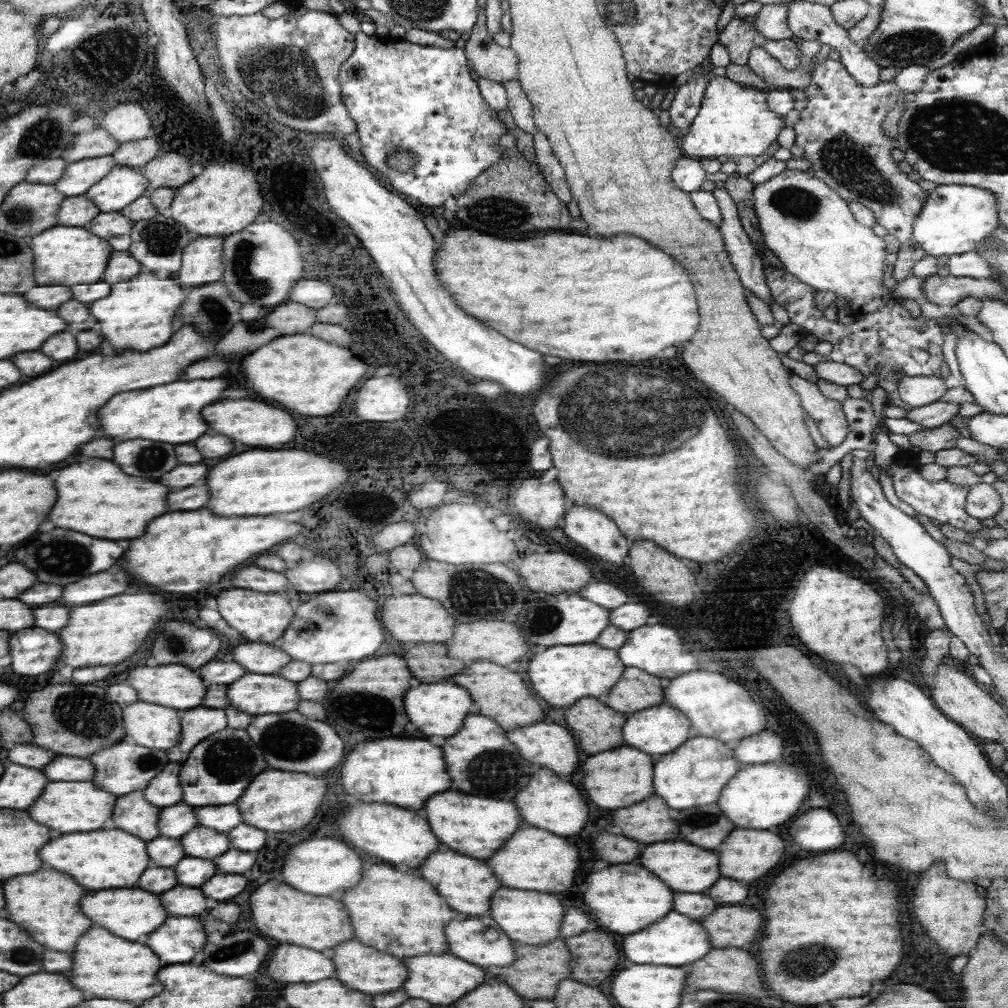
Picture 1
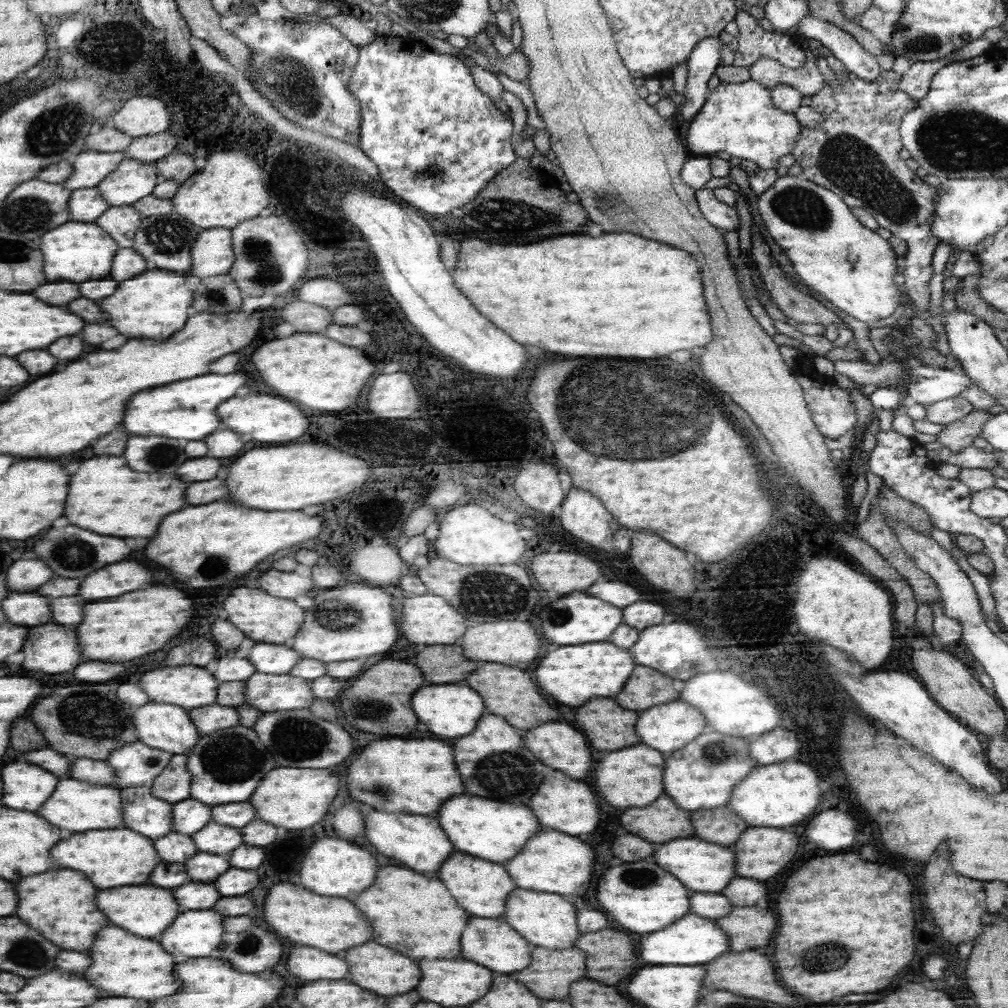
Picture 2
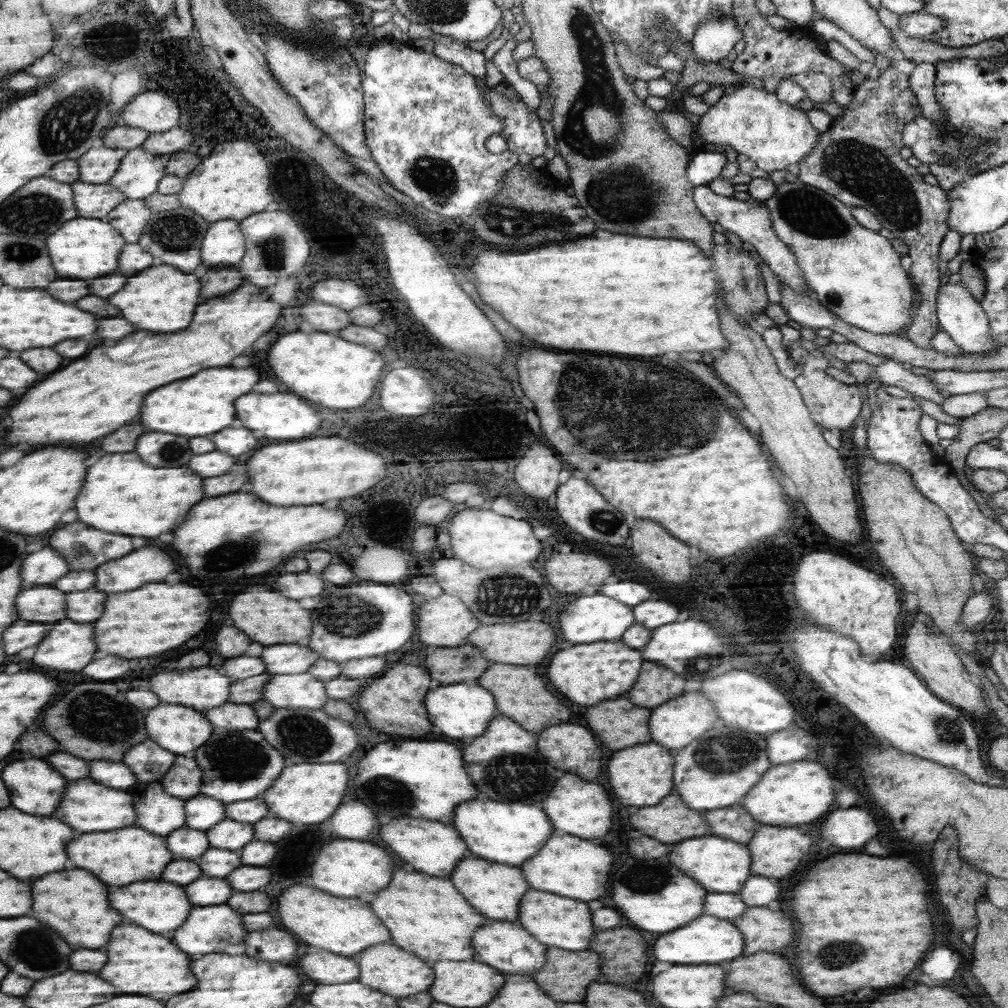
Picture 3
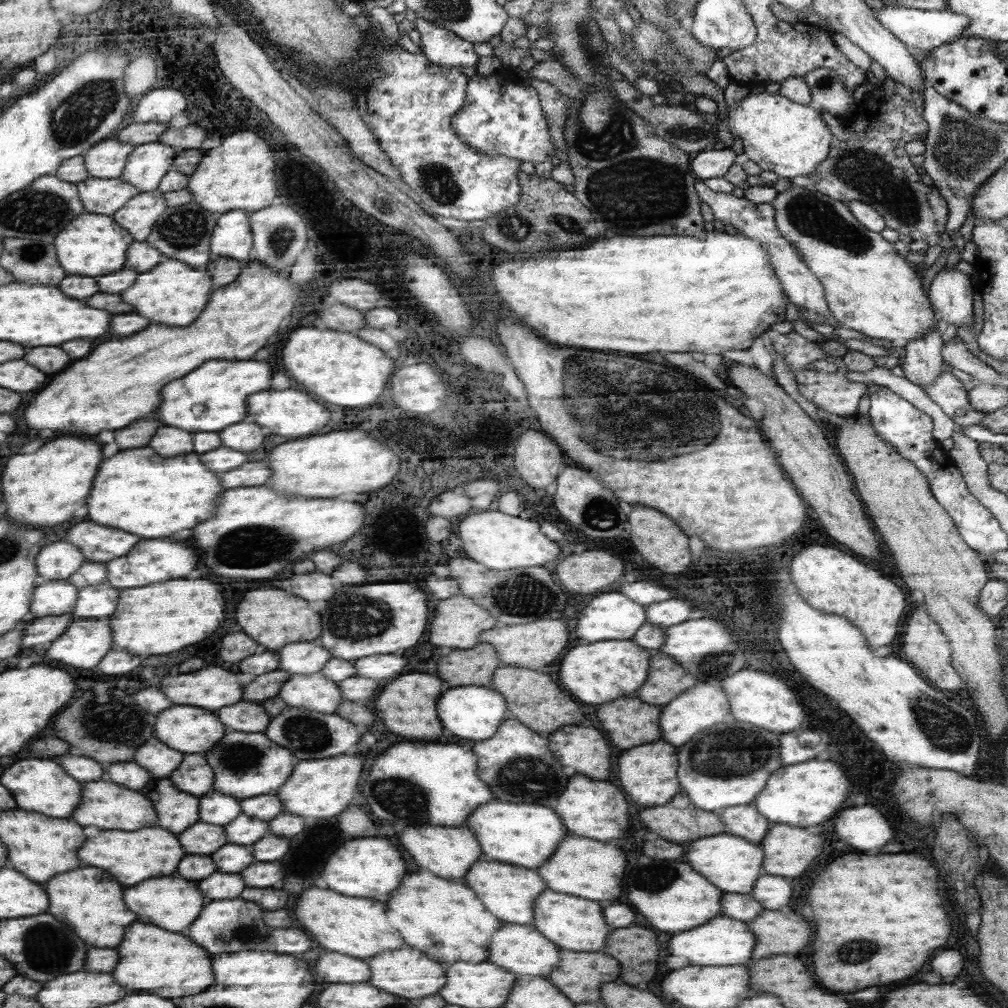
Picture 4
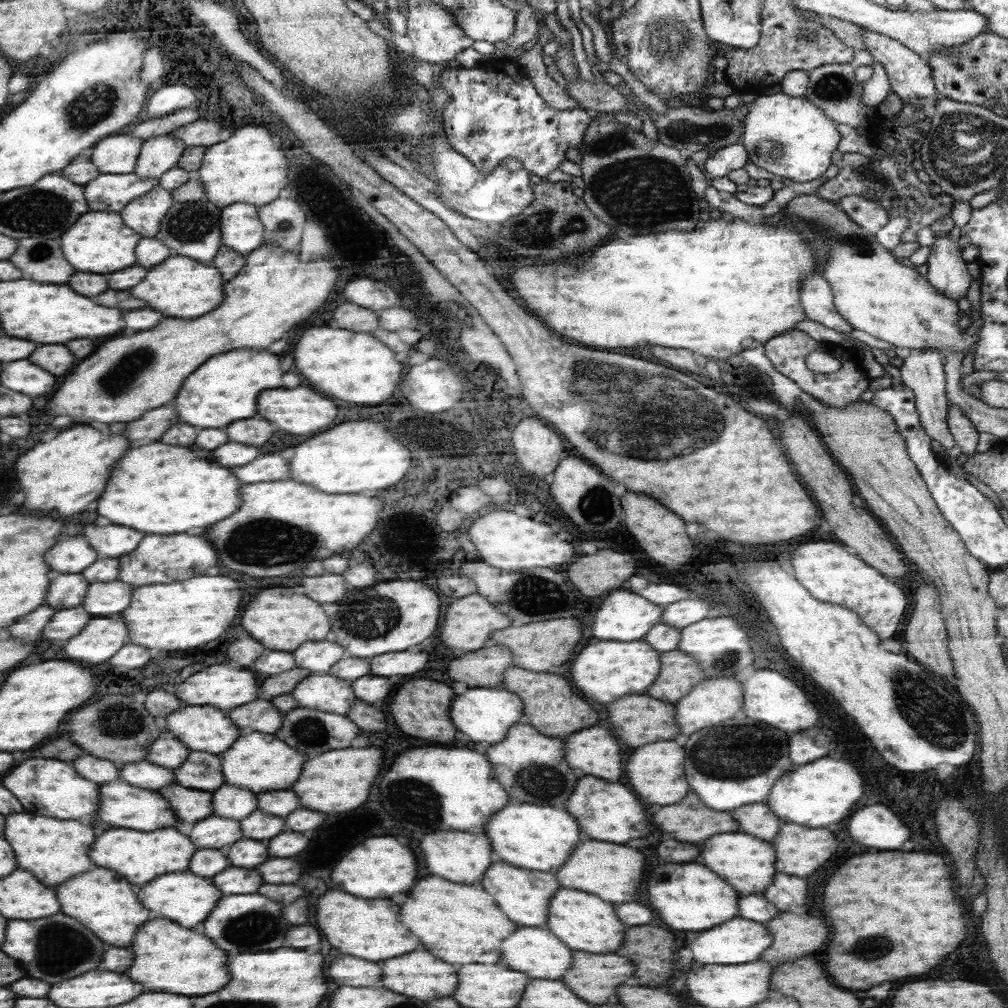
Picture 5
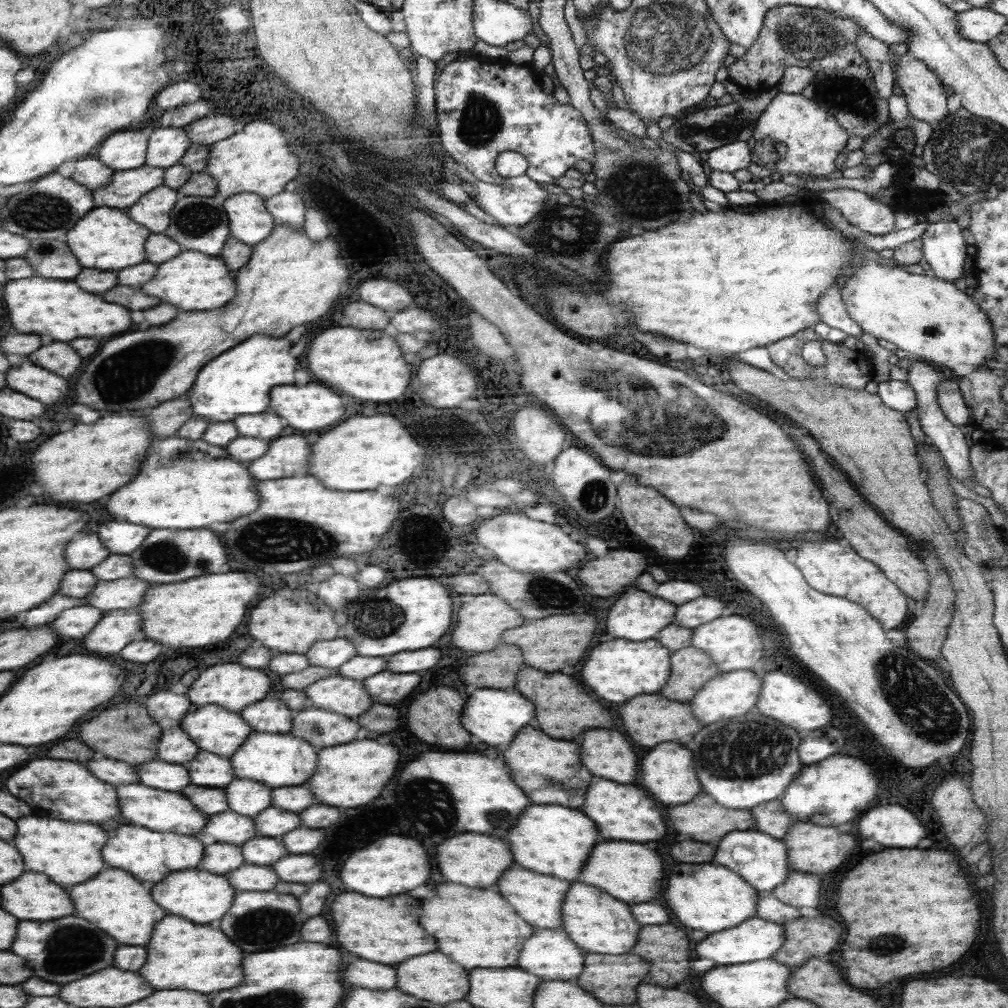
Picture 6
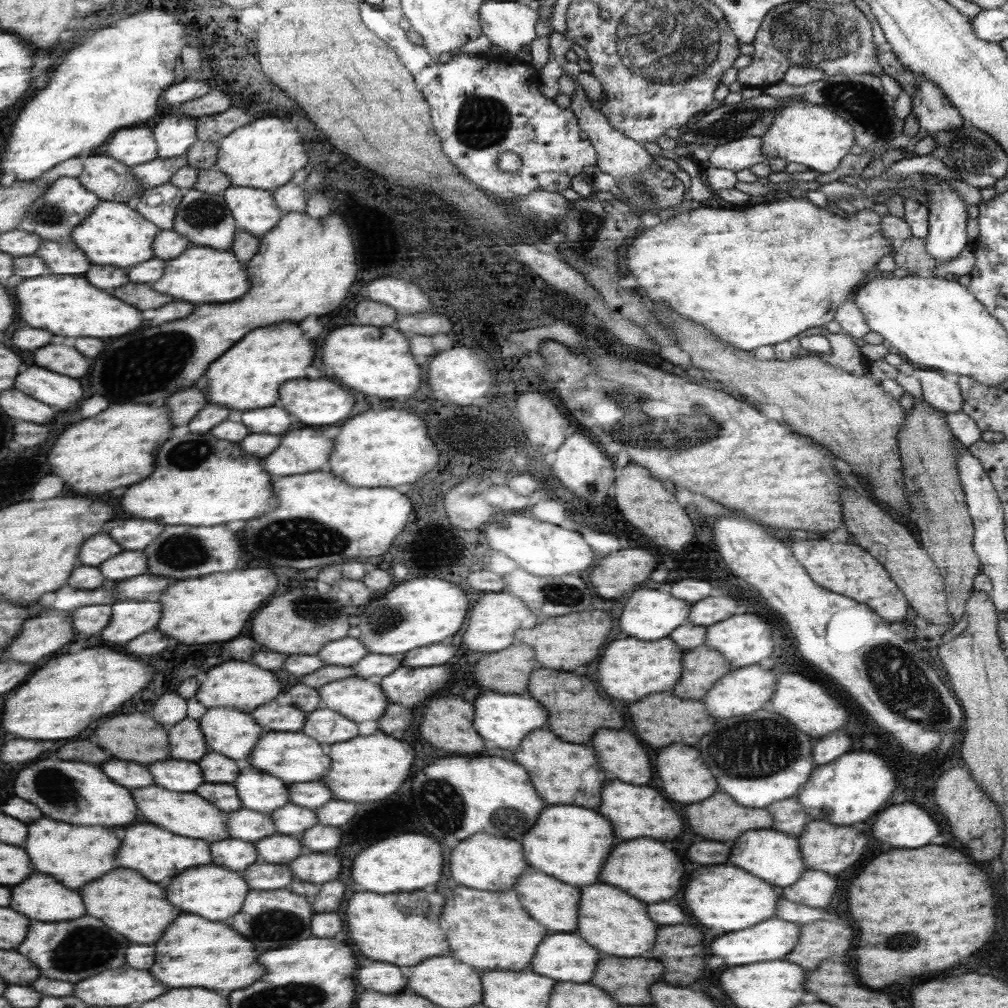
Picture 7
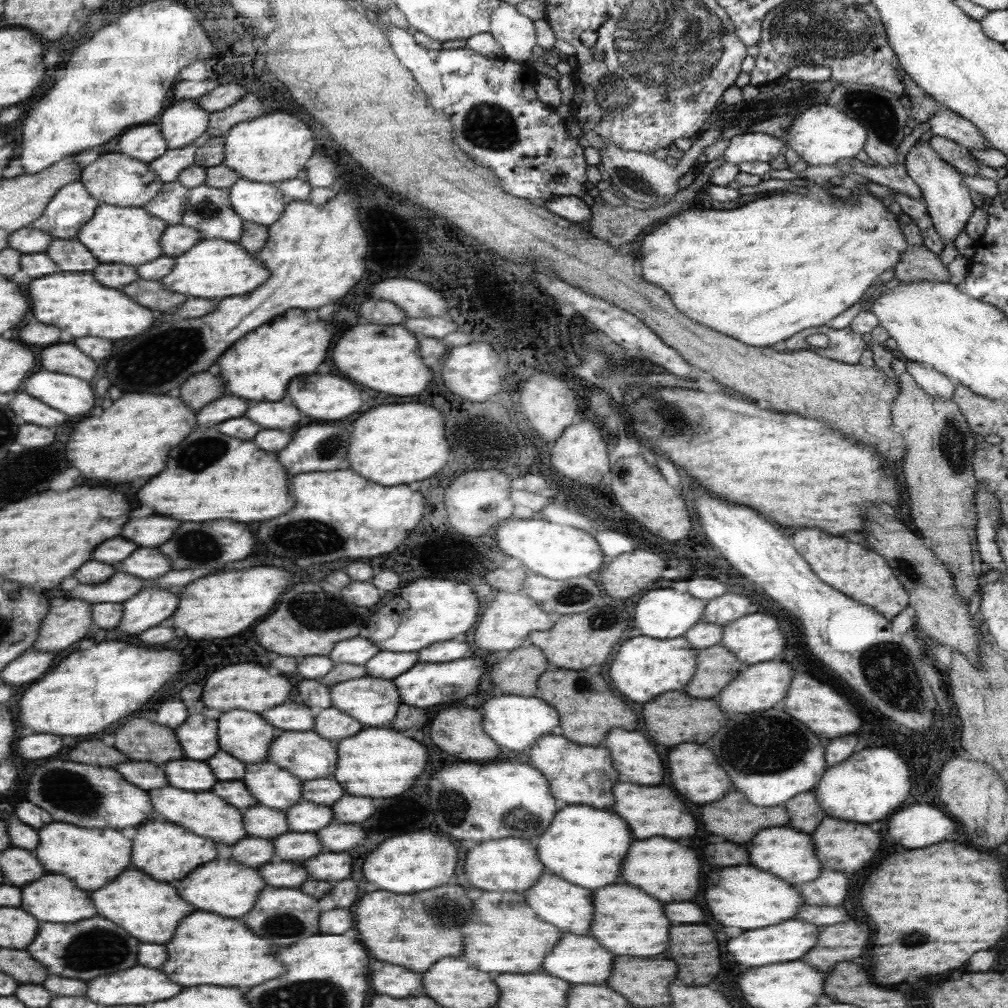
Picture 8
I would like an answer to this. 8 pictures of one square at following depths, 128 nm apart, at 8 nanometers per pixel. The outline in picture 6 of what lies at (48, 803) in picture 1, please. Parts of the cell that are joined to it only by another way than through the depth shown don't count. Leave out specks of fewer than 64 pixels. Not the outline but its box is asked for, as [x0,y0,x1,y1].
[120,784,207,837]

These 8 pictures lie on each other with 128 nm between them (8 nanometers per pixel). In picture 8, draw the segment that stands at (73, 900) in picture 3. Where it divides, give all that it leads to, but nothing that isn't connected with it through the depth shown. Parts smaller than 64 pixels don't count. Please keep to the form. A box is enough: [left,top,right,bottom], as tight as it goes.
[92,870,194,944]

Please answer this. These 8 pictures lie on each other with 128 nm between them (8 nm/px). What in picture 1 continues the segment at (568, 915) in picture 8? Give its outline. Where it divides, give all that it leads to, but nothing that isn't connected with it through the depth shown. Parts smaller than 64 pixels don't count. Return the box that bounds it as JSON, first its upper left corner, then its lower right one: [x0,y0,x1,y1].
[418,850,500,914]

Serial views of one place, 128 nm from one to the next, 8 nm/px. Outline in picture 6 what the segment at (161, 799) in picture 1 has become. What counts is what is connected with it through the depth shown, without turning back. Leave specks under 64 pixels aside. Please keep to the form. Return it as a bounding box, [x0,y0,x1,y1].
[187,750,235,789]

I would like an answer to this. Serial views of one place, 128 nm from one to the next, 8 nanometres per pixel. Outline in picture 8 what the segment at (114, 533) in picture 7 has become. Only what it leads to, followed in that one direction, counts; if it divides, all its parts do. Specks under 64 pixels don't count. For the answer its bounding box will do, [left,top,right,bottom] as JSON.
[124,516,180,546]

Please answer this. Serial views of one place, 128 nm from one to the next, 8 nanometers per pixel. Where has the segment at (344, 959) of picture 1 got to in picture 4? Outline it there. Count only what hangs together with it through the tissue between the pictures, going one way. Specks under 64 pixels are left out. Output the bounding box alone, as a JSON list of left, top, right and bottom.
[368,948,446,1000]

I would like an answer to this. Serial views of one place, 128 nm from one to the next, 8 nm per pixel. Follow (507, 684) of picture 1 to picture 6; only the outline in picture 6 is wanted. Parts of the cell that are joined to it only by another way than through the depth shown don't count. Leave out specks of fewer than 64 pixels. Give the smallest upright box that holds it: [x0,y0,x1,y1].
[516,668,612,740]

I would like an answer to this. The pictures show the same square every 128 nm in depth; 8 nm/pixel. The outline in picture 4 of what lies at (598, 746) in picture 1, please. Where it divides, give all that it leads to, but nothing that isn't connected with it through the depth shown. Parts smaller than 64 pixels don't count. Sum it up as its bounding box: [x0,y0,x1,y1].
[598,696,663,748]

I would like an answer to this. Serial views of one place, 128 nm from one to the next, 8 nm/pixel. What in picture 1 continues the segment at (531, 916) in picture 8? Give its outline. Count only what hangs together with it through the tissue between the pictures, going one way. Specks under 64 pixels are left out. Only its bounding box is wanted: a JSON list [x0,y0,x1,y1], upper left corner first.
[342,864,454,958]

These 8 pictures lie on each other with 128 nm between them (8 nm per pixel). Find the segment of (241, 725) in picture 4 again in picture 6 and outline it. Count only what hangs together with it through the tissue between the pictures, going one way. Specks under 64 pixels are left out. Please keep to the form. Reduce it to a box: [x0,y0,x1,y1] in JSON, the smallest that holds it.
[240,700,295,734]

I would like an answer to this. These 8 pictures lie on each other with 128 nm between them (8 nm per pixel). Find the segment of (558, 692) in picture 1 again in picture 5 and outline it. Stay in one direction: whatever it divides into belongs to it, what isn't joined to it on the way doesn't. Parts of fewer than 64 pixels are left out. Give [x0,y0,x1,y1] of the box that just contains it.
[570,639,662,704]

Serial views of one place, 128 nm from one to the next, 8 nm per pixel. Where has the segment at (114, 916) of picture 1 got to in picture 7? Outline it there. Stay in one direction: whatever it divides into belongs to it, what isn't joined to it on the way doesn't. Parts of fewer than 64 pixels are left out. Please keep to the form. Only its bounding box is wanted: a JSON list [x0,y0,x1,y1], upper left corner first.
[166,864,248,920]

